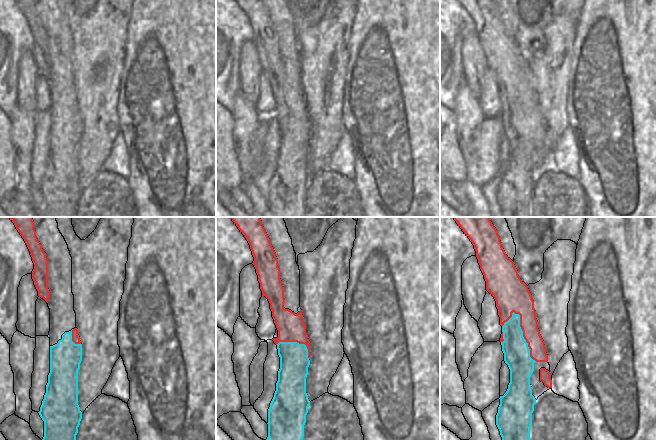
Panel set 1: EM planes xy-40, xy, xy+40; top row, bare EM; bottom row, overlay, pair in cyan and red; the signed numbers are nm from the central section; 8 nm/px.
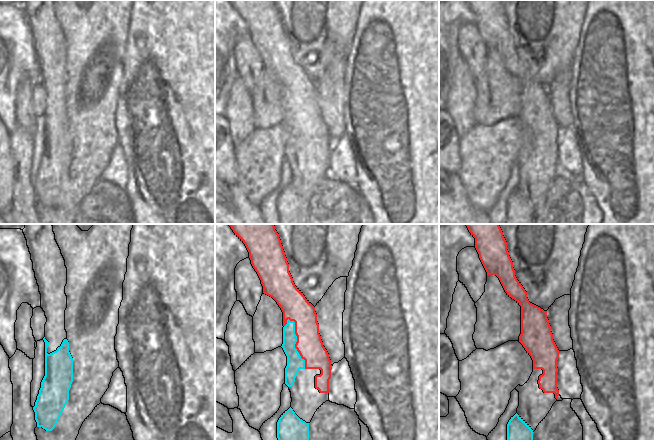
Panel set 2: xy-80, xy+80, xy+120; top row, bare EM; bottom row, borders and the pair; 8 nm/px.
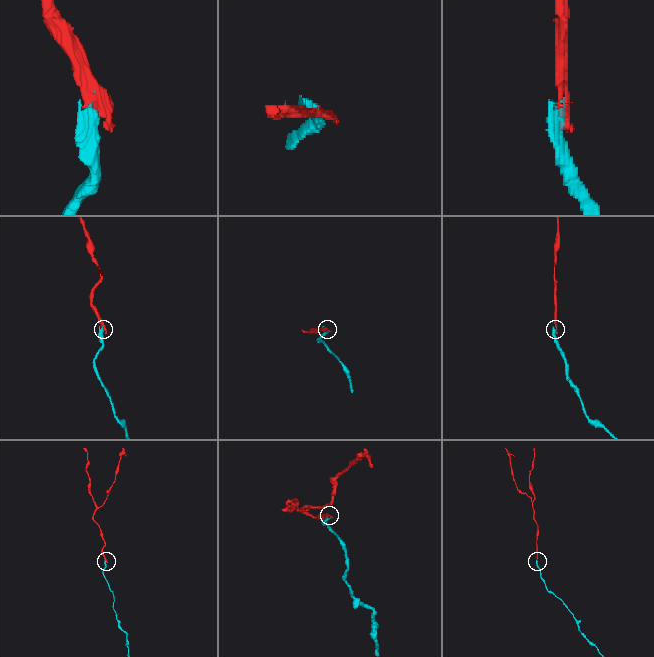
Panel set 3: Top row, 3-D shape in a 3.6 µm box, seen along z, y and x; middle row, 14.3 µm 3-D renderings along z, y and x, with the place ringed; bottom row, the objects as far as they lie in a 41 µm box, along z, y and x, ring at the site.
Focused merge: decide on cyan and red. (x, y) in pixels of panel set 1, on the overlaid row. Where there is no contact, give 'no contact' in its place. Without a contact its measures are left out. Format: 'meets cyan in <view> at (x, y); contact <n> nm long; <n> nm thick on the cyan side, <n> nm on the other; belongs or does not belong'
meets cyan in xy+40 at (522, 336); contact 440 nm long; 200 nm thick on the cyan side, 160 nm on the other; does not belong

